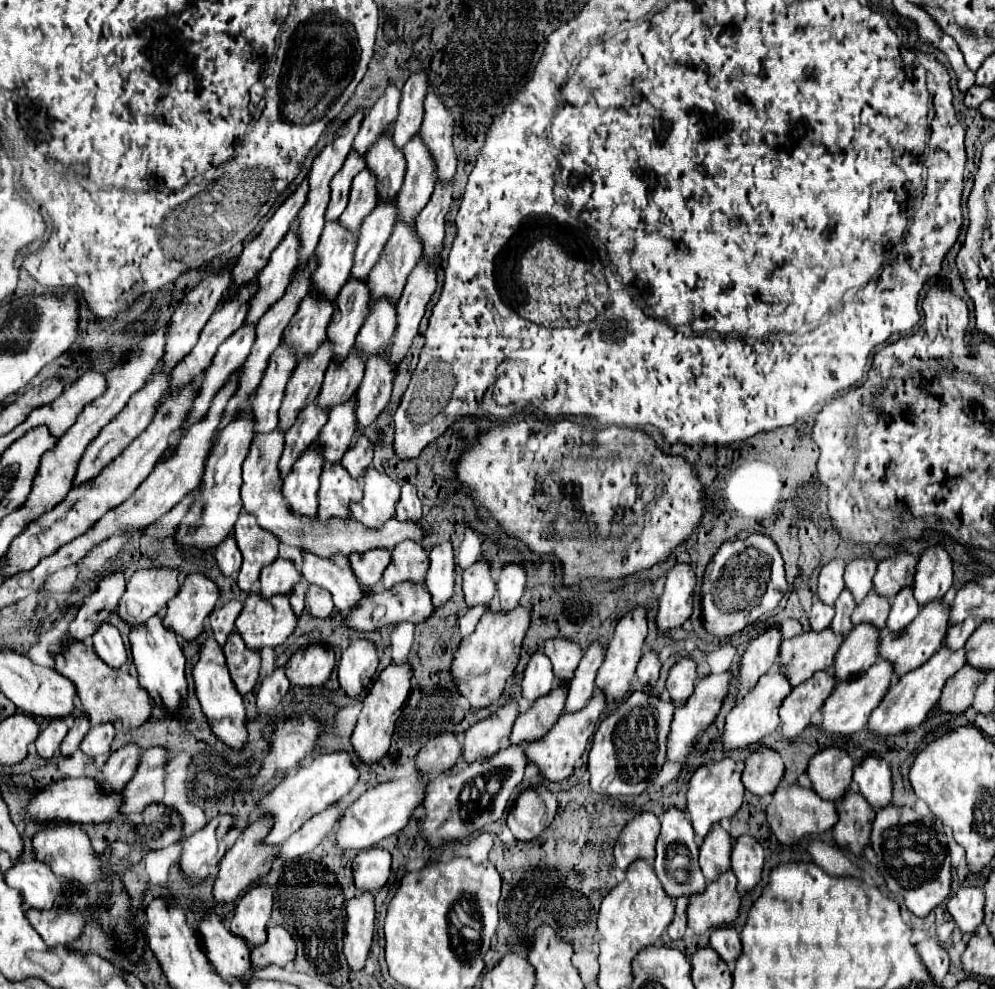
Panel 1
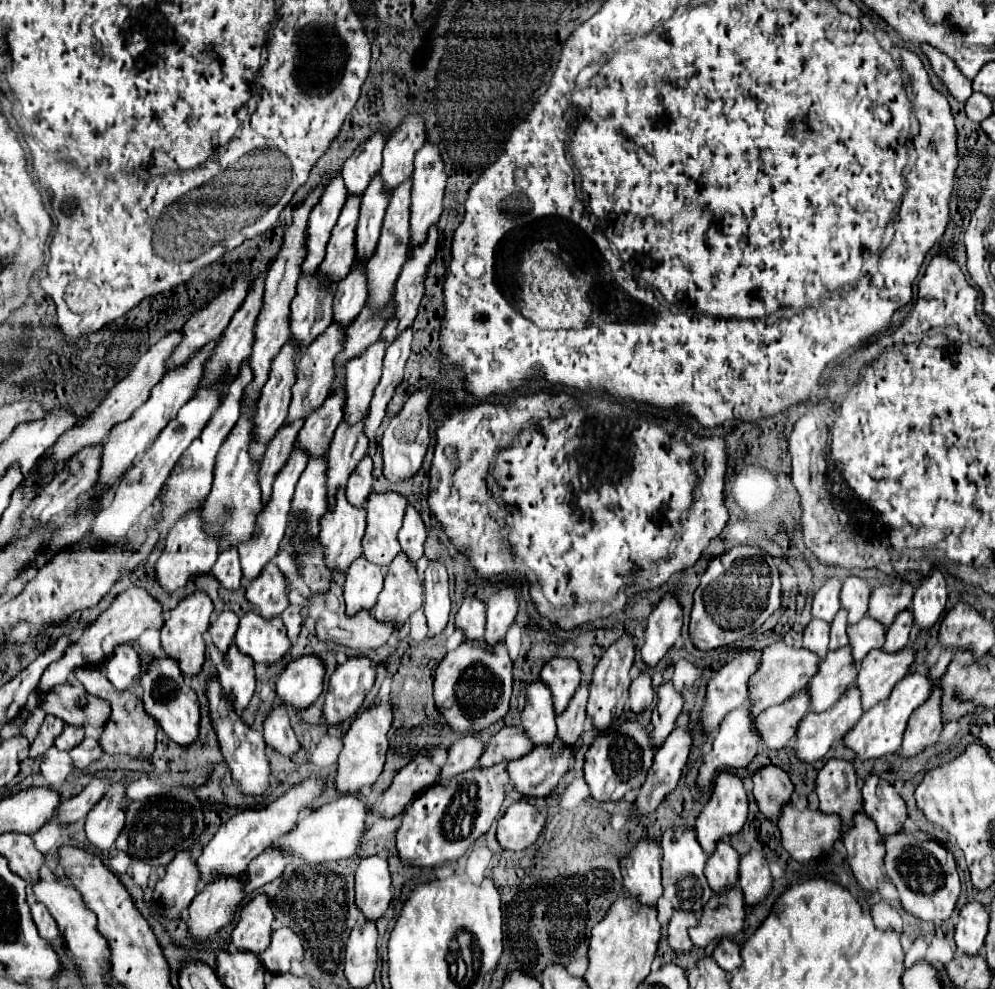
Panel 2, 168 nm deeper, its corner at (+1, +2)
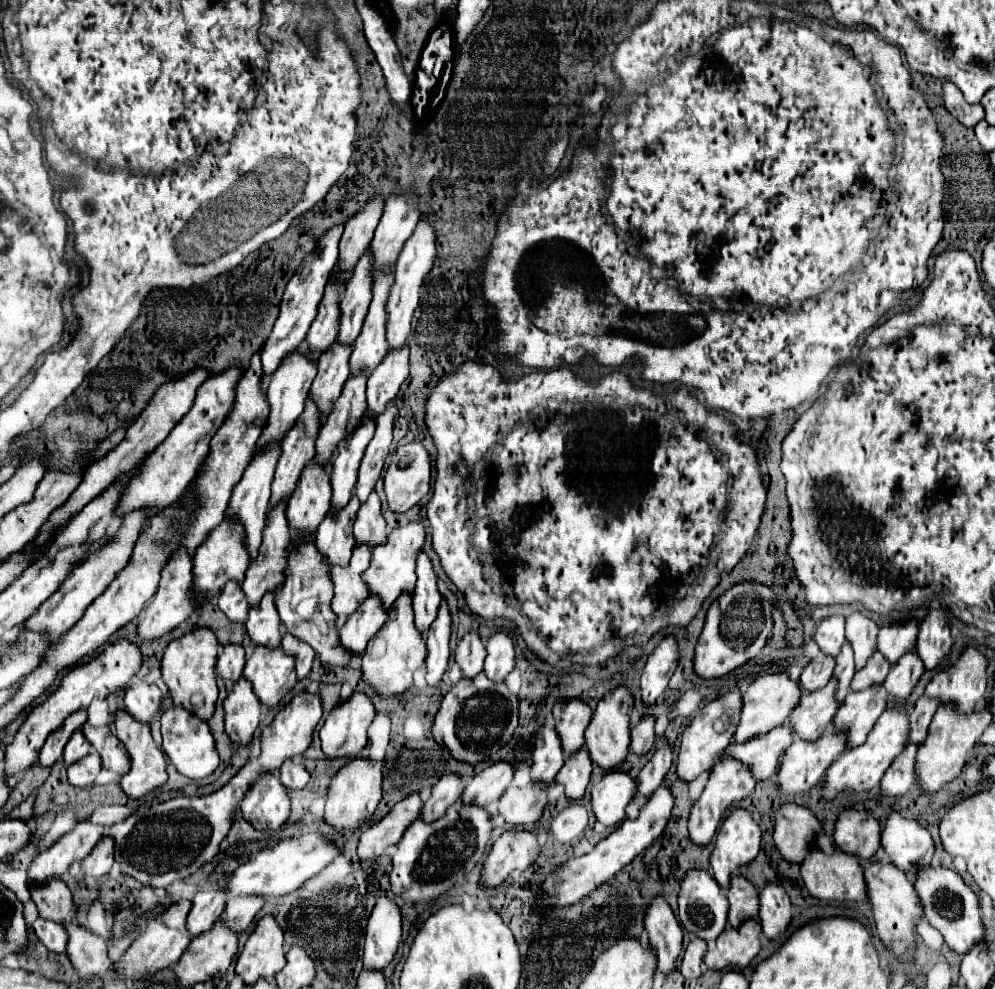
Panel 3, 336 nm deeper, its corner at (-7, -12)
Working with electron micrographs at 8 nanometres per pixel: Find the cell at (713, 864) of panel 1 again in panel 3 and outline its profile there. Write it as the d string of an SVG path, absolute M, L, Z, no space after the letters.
M739 875L731 877L727 899L729 899L727 921L731 927L739 927L745 919L757 919L759 891L745 877Z

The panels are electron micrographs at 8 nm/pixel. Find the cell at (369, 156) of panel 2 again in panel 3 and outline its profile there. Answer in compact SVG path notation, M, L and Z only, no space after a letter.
M375 193L371 199L367 199L365 207L353 213L345 223L345 231L339 243L339 259L345 259L345 265L349 267L349 271L345 273L345 281L349 279L349 275L353 275L353 267L357 265L357 259L369 247L381 211L383 211L383 197Z

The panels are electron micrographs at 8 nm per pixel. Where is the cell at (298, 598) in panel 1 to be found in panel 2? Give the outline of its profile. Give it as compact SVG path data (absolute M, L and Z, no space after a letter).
M289 605L281 613L281 619L283 619L285 627L287 627L287 635L289 635L291 643L295 643L297 637L299 637L299 631L301 631L301 623L303 623L303 619L301 619L301 607L299 605Z

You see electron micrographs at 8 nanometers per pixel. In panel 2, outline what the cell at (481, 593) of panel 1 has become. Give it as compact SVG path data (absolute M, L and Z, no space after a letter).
M465 597L455 617L455 627L463 631L465 639L479 641L485 633L485 605L475 597Z

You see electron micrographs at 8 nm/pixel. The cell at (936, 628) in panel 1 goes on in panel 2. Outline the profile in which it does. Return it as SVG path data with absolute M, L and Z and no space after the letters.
M903 649L899 653L869 653L857 673L857 689L861 693L863 711L869 711L873 705L889 697L891 689L899 679L903 679L913 663L913 649Z

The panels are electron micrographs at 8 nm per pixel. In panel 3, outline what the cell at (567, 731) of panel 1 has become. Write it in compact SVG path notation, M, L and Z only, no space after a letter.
M531 781L525 787L509 787L501 795L497 809L503 815L503 819L507 823L511 823L511 825L531 825L531 823L537 823L541 819L541 815L543 815L545 805L547 805L547 791L549 791L551 785L555 785L555 781L551 781L551 783L537 783L537 781L533 783Z

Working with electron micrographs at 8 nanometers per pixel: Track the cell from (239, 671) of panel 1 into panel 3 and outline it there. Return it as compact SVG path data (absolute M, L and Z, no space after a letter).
M239 677L233 683L227 699L223 701L223 709L225 733L237 745L247 745L261 719L261 703L253 691L253 685L245 677Z

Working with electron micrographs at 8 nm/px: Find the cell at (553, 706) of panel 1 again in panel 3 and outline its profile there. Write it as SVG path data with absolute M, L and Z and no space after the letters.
M497 761L477 773L471 783L463 791L463 801L475 801L481 805L489 805L497 801L503 791L509 787L513 781L515 767L509 761Z

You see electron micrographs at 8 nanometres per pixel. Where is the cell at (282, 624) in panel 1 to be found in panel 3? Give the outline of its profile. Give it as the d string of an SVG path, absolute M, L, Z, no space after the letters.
M257 645L253 655L247 659L243 675L253 683L253 691L267 707L277 705L297 683L295 659L281 647L271 649Z

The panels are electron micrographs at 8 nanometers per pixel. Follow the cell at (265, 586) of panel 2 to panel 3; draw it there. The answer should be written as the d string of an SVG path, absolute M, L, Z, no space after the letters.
M271 593L261 599L259 607L251 607L245 627L255 645L267 645L267 647L281 645L281 619L277 615Z

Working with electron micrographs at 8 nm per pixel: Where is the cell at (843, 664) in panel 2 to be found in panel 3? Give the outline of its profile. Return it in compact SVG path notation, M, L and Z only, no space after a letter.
M831 677L825 687L801 697L801 703L793 715L789 715L789 723L801 739L815 741L833 723L833 715L841 707L841 701L835 697L835 689L837 679Z

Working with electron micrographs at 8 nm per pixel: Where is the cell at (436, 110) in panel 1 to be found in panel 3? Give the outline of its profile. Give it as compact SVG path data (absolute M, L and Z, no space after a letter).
M421 217L413 235L405 241L403 251L399 253L397 259L397 273L395 273L395 285L391 289L389 301L387 301L387 311L389 311L389 327L387 327L387 343L389 349L397 349L401 347L411 331L411 319L413 313L419 305L419 297L421 297L421 287L425 285L425 277L431 273L433 263L437 259L437 235L435 235L435 227L427 217Z

